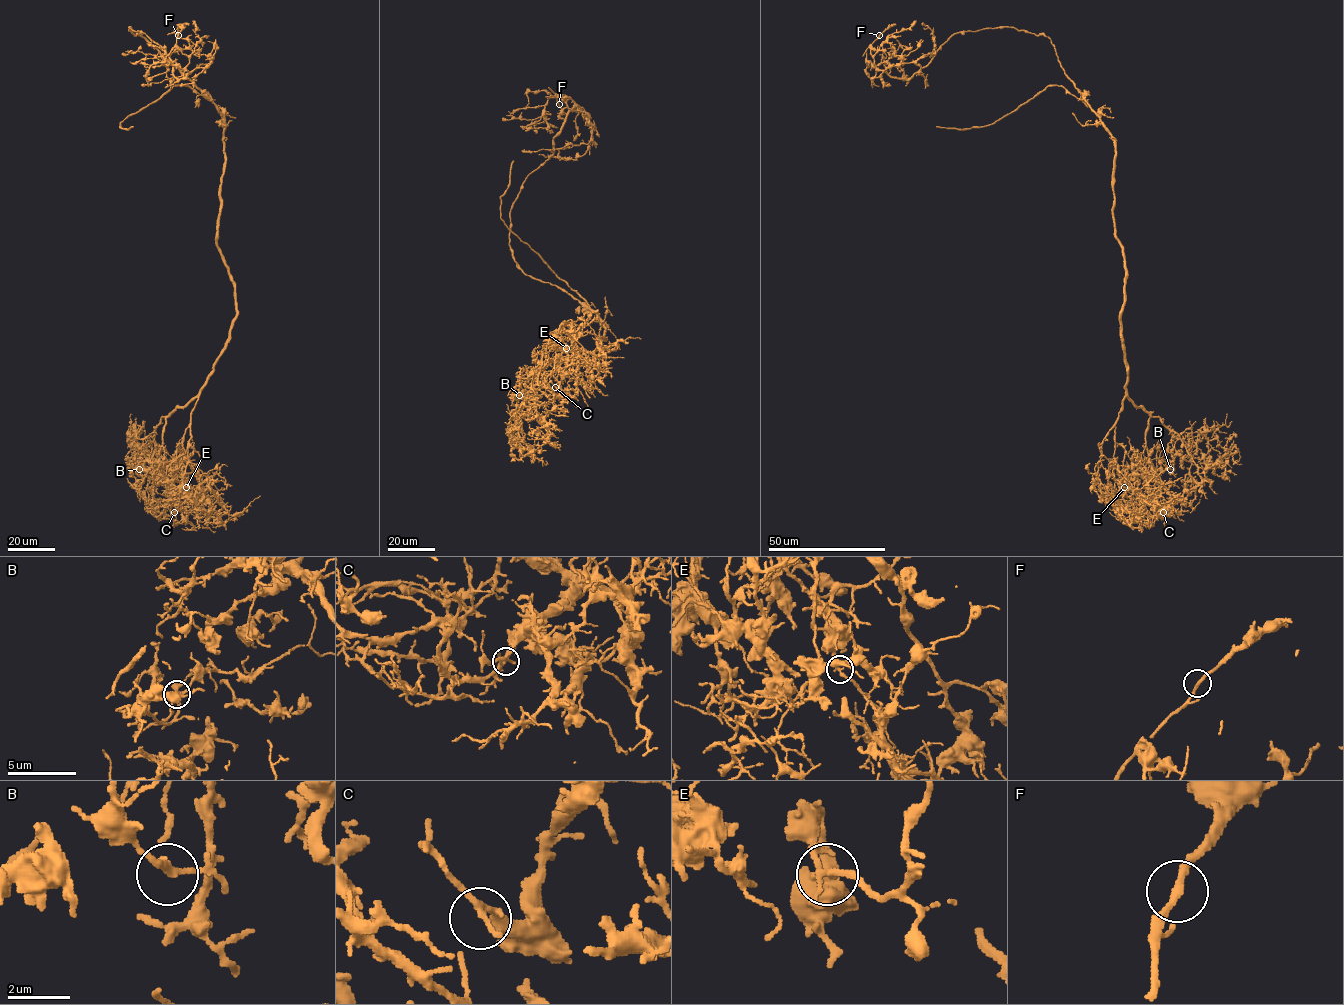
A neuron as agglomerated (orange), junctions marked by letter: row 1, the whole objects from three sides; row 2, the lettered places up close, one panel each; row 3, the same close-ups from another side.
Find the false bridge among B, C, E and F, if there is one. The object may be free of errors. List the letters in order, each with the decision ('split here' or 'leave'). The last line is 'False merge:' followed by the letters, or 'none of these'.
B: leave
C: leave
E: split here
F: leave
False merge: E

